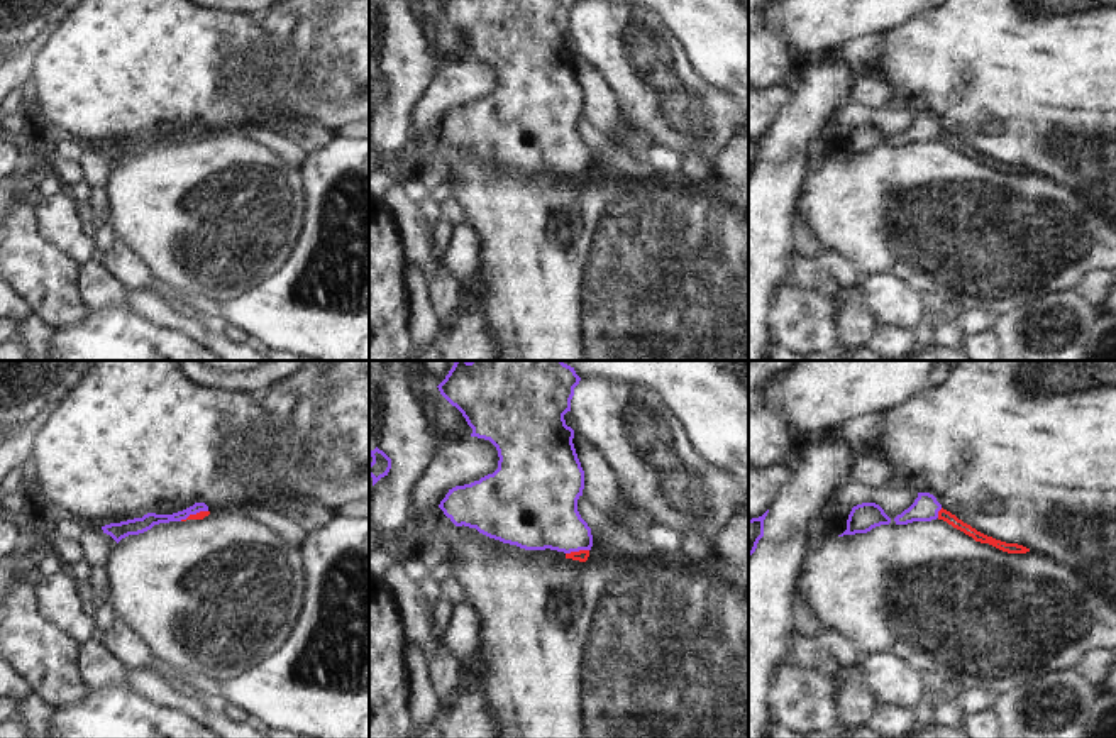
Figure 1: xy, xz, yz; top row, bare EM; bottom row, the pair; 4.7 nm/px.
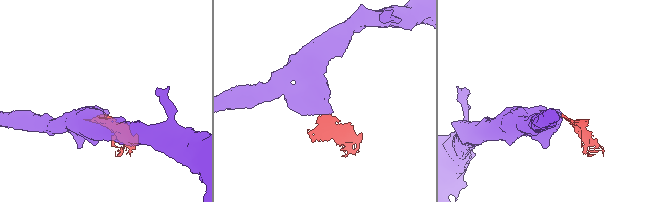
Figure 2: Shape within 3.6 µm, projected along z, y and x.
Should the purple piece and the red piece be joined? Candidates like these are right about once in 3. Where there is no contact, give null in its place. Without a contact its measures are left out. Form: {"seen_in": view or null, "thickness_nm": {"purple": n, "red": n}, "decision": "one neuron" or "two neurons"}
{"seen_in": "xz", "thickness_nm": {"purple": 360, "red": 60}, "decision": "two neurons"}

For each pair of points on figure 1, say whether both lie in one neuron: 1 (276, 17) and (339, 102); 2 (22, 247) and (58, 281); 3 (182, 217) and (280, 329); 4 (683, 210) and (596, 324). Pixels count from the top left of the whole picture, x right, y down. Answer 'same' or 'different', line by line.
1: different
2: same
3: different
4: same

